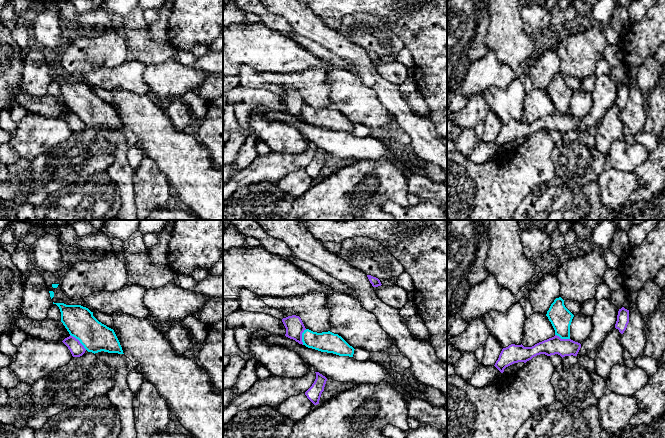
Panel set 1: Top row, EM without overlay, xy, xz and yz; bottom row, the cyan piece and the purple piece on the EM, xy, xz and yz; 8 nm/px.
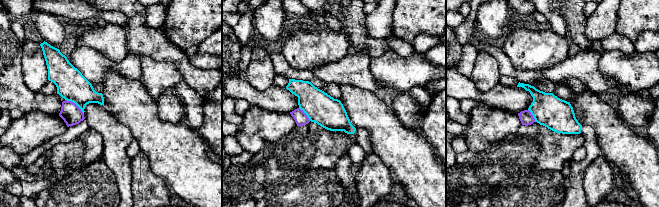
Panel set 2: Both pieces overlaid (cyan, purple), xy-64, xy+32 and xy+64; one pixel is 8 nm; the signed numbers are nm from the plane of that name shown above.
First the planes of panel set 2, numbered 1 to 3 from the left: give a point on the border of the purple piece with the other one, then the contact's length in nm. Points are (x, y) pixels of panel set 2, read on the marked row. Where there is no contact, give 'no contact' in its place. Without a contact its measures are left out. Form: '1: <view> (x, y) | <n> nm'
1: xy-64 (75, 103) | 200 nm
2: xy+32 (305, 113) | 140 nm
3: xy+64 (532, 114) | 120 nm

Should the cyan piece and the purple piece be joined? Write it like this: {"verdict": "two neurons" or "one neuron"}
{"verdict": "two neurons"}

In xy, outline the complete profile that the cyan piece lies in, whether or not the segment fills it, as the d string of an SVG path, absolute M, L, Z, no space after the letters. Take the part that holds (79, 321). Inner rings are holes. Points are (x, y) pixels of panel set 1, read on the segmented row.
M56 304L61 312L61 322L69 334L80 341L88 352L124 354L113 329L99 322L88 308L81 305Z

